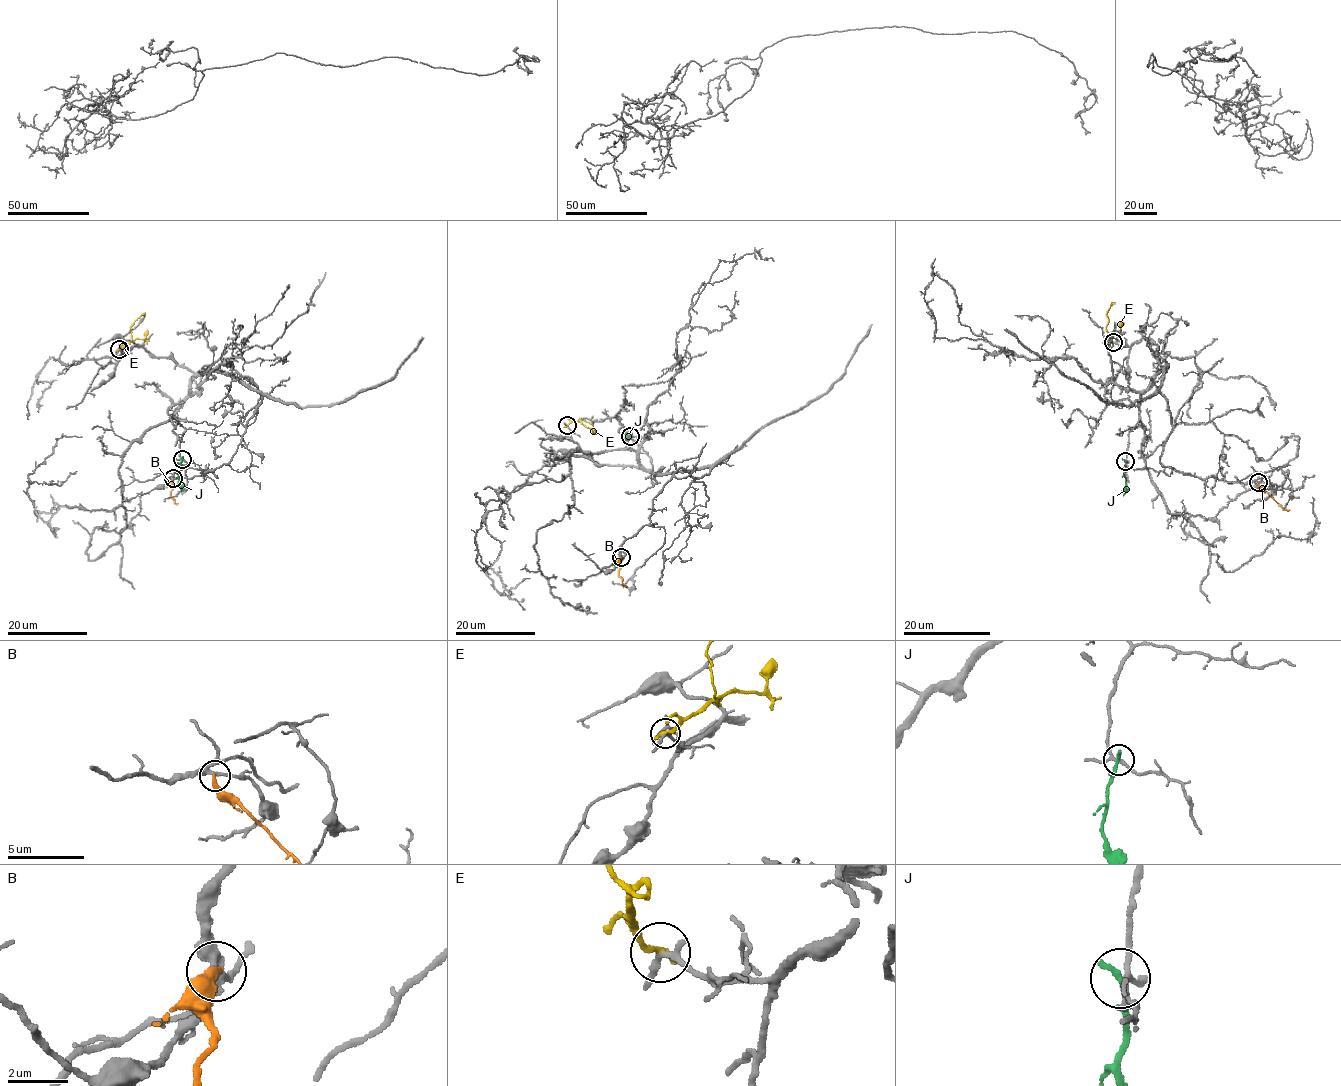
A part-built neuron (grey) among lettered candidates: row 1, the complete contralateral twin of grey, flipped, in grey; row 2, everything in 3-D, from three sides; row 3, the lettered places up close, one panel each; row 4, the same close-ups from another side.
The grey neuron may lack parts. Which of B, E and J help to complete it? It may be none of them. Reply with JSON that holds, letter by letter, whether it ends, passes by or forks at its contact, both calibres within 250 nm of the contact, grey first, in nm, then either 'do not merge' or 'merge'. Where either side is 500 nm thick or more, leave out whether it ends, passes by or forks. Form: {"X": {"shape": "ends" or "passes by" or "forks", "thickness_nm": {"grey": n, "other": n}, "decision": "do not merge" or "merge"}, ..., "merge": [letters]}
{"B": {"shape": "ends", "thickness_nm": {"grey": 280, "other": 320}, "decision": "do not merge"}, "E": {"shape": "ends", "thickness_nm": {"grey": 200, "other": 260}, "decision": "do not merge"}, "J": {"shape": "ends", "thickness_nm": {"grey": 160, "other": 240}, "decision": "do not merge"}, "merge": []}

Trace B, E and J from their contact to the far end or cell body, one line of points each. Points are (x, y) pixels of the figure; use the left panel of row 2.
B: (173, 478), (171, 497), (174, 503), (178, 503)
E: (119, 350), (131, 341), (131, 325), (145, 313)
J: (182, 459), (178, 479), (183, 490)

